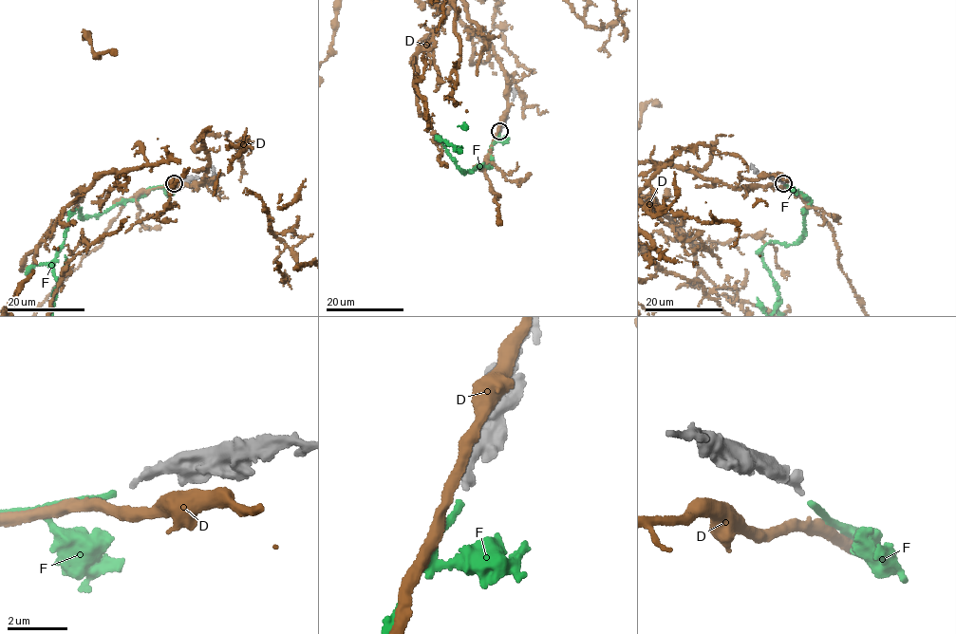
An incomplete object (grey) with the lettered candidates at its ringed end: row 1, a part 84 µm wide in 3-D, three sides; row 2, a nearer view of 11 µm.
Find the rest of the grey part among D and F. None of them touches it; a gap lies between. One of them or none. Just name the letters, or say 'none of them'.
F

